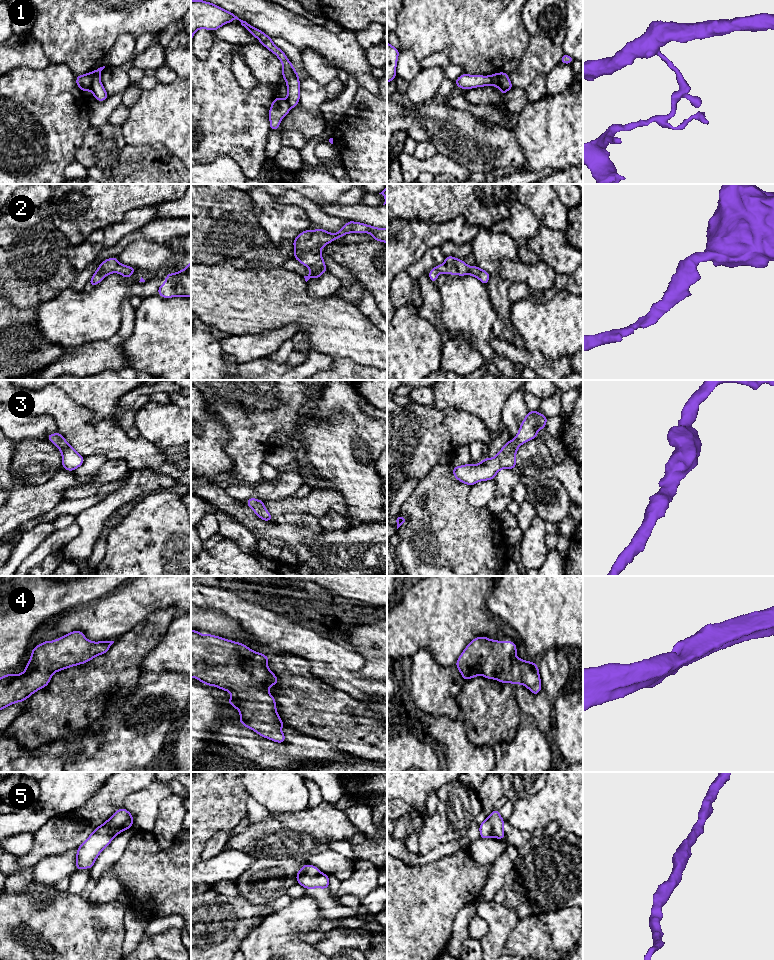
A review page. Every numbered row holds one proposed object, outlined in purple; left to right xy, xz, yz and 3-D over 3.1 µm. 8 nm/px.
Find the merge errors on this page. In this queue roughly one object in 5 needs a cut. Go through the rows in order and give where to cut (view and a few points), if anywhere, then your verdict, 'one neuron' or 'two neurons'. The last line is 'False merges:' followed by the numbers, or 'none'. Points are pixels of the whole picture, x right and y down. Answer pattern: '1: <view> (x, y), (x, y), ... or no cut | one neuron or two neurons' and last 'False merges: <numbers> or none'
1: yz (499, 73), (500, 88), (505, 92) | two neurons
2: no cut | one neuron
3: no cut | one neuron
4: no cut | one neuron
5: no cut | one neuron
False merges: 1

